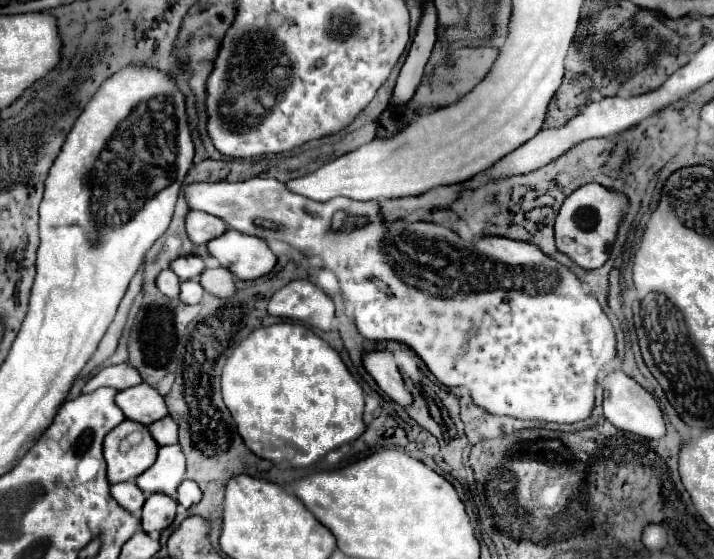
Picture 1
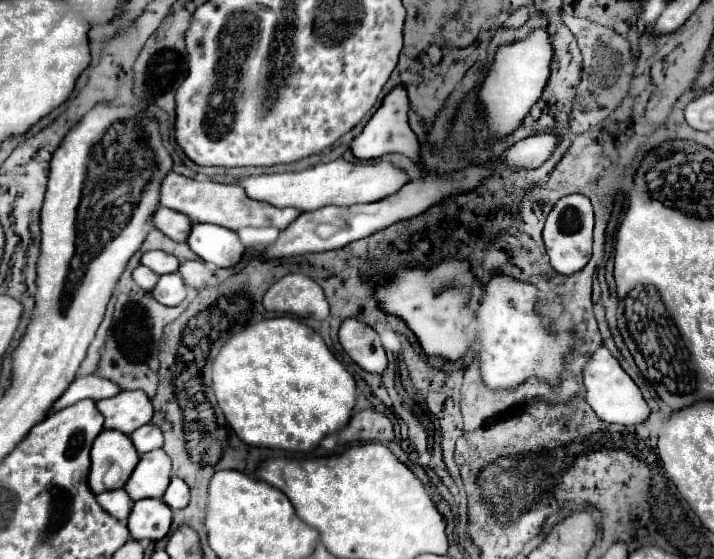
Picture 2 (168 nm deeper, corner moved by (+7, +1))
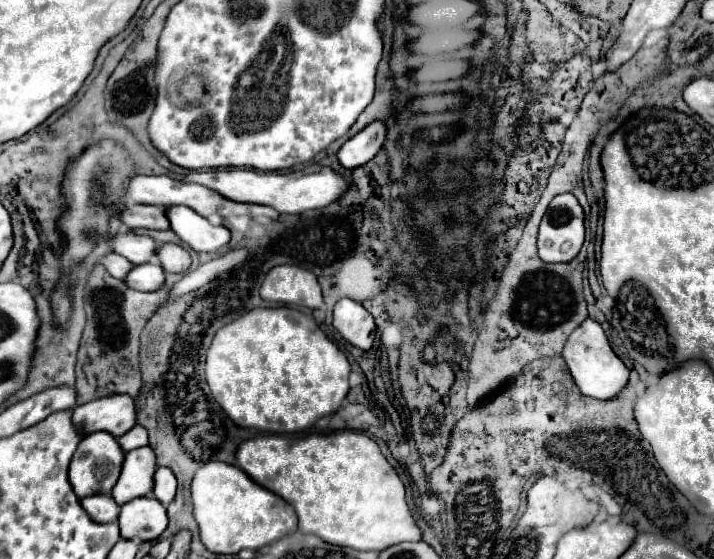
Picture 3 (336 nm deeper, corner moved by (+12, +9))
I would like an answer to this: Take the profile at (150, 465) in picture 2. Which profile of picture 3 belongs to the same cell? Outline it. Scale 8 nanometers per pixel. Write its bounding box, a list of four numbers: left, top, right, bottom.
[110,446,156,506]

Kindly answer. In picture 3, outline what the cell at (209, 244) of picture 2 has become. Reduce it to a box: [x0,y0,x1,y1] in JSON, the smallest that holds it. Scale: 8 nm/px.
[164,206,230,252]

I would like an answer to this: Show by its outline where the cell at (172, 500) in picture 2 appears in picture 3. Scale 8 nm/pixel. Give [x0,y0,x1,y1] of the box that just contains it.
[154,468,176,506]

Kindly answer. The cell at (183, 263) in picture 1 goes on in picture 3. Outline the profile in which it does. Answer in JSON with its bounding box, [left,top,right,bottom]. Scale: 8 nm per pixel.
[110,230,154,264]

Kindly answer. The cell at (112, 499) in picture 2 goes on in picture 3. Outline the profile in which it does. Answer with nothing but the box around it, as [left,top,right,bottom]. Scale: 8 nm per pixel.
[82,494,120,524]

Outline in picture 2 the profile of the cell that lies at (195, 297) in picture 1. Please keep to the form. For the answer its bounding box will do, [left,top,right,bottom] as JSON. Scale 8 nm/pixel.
[151,272,187,306]

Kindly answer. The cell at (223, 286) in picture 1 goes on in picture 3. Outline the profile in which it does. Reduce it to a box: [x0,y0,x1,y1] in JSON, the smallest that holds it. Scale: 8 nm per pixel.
[156,244,190,272]

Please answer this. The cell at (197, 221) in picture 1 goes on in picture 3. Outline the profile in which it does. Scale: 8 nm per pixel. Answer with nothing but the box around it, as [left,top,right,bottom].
[120,204,168,230]

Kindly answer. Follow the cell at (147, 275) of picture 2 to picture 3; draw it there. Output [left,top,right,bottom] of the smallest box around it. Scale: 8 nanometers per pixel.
[100,252,132,278]

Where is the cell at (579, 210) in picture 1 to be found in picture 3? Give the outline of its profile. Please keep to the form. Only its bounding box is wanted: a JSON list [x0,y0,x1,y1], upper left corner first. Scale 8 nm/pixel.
[538,194,584,262]

